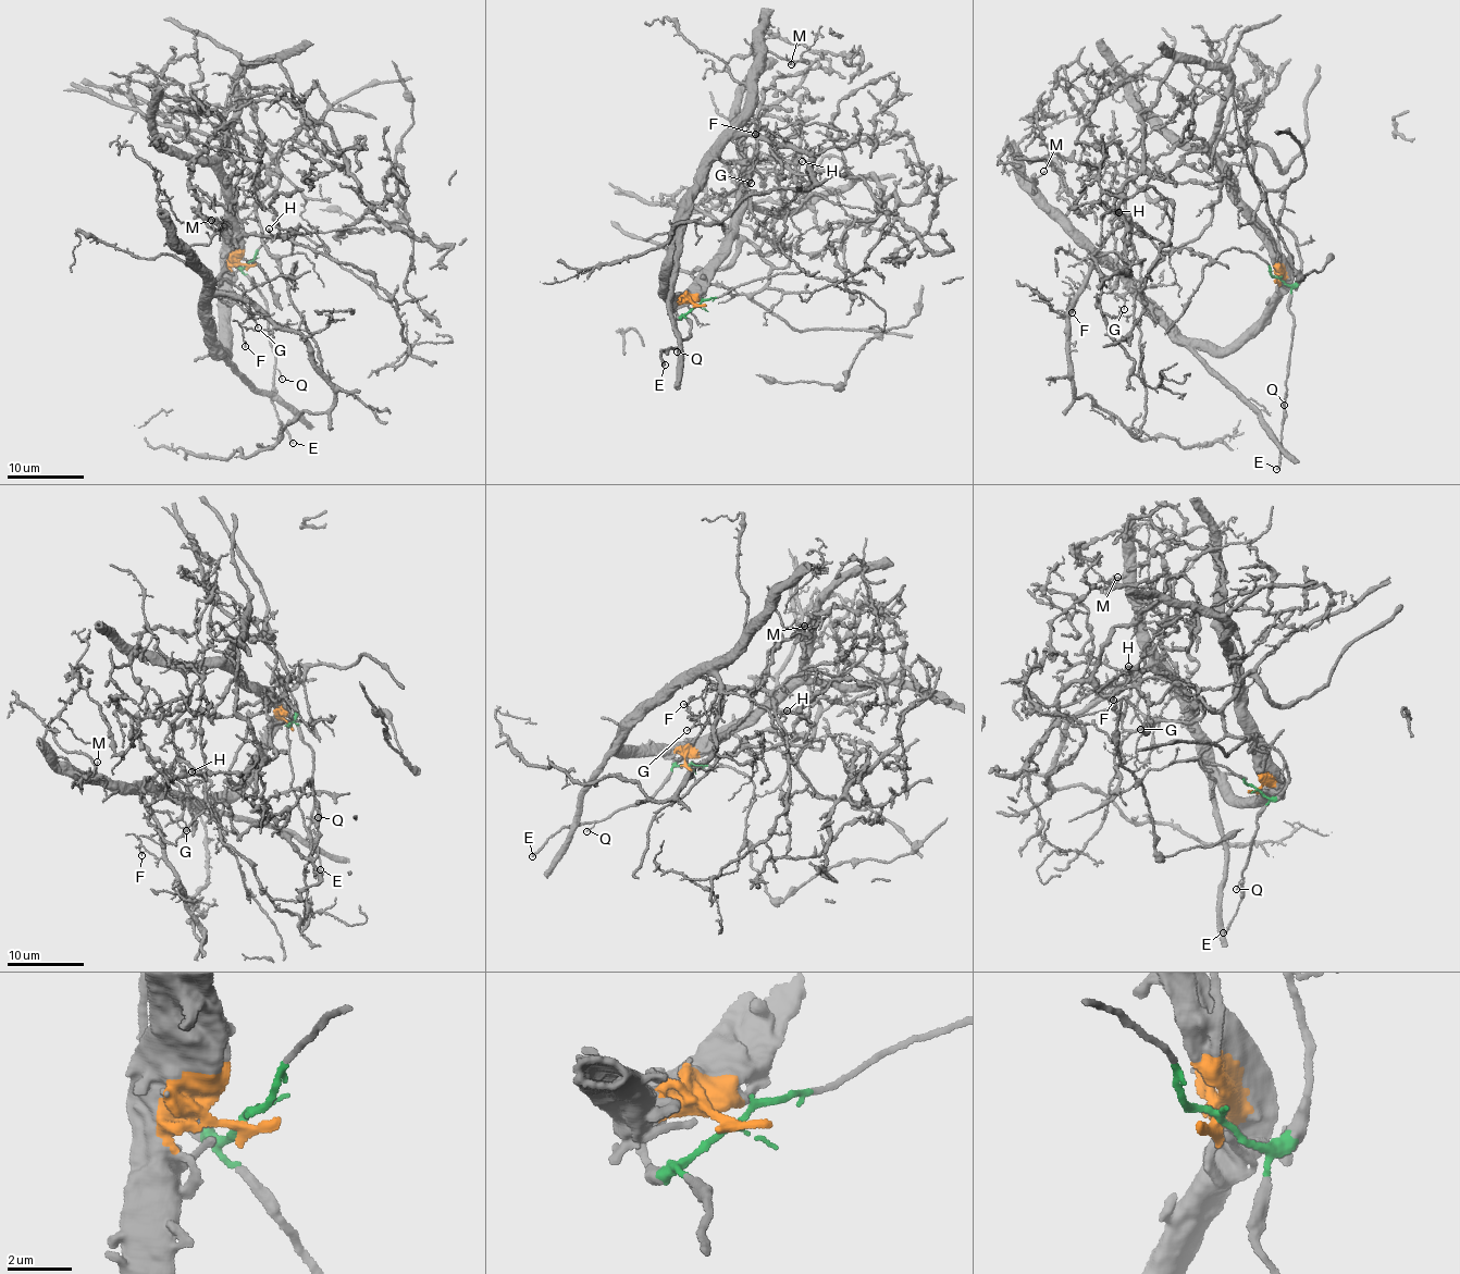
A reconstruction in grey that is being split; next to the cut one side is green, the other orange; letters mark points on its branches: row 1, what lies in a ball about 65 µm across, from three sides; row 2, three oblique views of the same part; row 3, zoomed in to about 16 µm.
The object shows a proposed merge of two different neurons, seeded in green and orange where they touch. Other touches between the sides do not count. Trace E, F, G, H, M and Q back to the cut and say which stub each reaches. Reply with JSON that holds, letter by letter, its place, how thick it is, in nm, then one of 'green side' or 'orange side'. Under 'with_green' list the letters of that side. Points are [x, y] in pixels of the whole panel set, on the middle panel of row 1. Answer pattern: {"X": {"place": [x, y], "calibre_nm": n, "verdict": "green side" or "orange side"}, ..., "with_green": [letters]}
{"E": {"place": [665, 365], "calibre_nm": 150, "verdict": "green side"}, "F": {"place": [755, 134], "calibre_nm": 110, "verdict": "orange side"}, "G": {"place": [751, 183], "calibre_nm": 100, "verdict": "orange side"}, "H": {"place": [802, 161], "calibre_nm": 130, "verdict": "orange side"}, "M": {"place": [791, 64], "calibre_nm": 120, "verdict": "orange side"}, "Q": {"place": [677, 351], "calibre_nm": 90, "verdict": "green side"}, "with_green": ["E", "Q"]}

